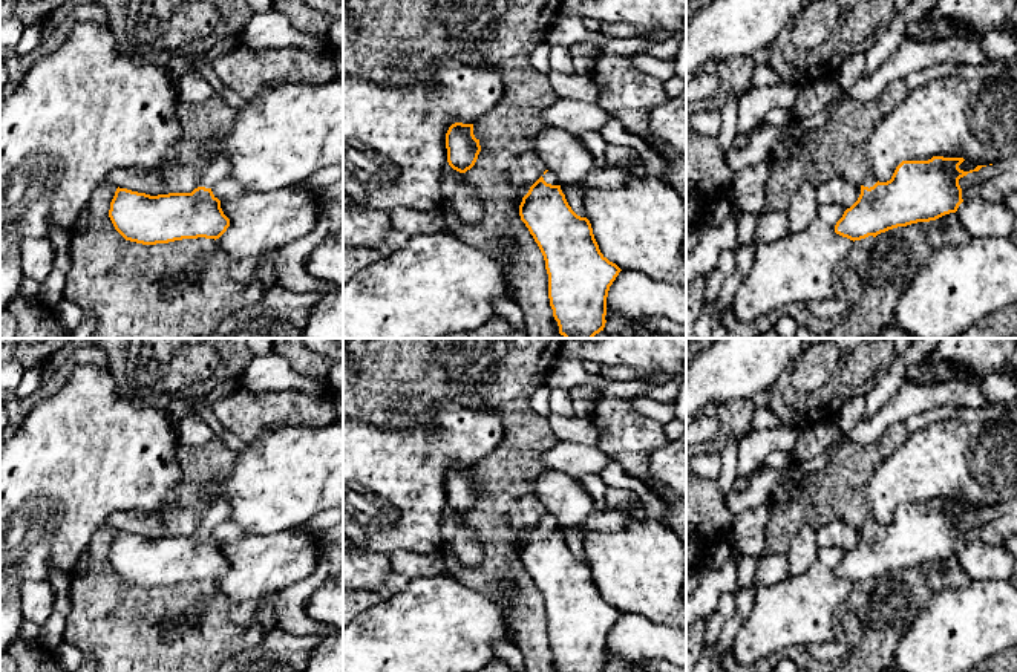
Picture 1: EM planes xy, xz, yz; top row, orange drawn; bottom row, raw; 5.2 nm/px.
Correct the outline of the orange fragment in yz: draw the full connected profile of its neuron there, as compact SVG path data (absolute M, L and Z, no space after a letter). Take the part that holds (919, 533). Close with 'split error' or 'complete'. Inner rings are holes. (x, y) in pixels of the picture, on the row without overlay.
M933 499L928 504L902 504L887 525L879 525L873 517L868 517L862 524L858 543L836 565L835 576L855 585L868 579L876 580L898 569L930 565L956 556L963 545L959 522L986 510L977 508L974 513L963 514L959 511L963 504L963 501L943 499Z; split error

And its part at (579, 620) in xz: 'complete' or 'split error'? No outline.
split error

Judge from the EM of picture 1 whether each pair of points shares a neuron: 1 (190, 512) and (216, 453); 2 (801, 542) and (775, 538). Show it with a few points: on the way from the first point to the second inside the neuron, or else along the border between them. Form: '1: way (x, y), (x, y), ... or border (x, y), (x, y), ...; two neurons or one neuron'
1: way (190, 498), (193, 479), (202, 467); one neuron
2: border (815, 530), (803, 525), (784, 553); two neurons

